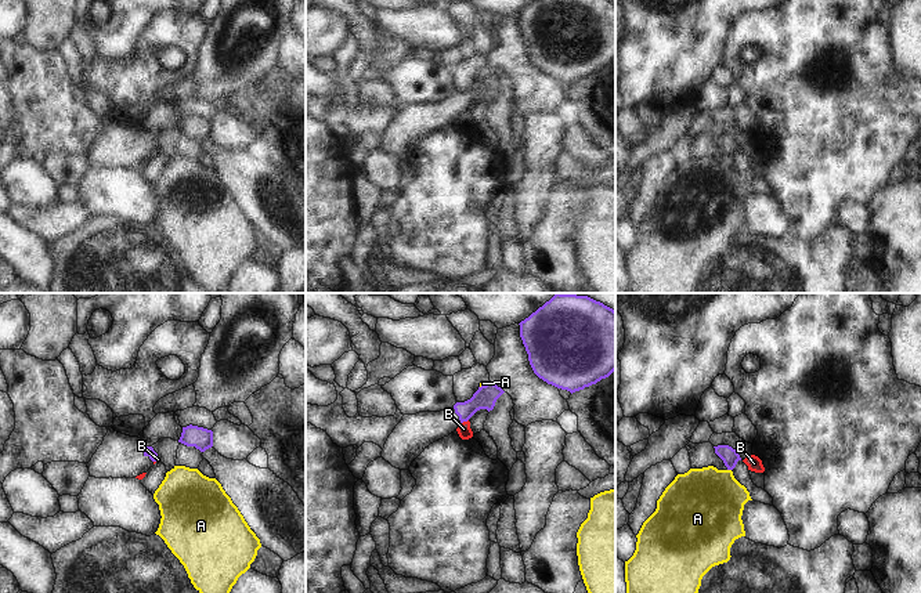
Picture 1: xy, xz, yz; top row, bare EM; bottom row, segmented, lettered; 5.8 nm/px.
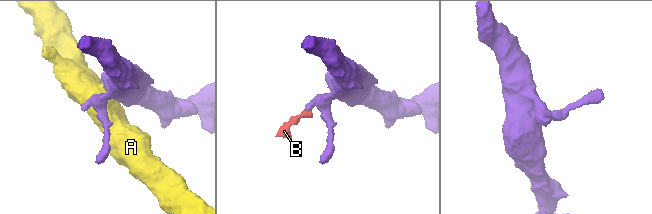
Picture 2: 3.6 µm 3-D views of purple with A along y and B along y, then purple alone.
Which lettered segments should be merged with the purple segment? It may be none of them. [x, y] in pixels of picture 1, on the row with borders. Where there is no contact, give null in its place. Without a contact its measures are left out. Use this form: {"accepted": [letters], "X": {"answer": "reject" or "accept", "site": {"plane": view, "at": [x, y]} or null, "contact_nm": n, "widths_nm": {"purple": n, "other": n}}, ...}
{"accepted": [], "A": {"answer": "reject", "site": {"plane": "yz", "at": [729, 469]}, "contact_nm": 30, "widths_nm": {"purple": 90, "other": 440}}, "B": {"answer": "reject", "site": {"plane": "xz", "at": [463, 420]}, "contact_nm": 50, "widths_nm": {"purple": 130, "other": 80}}}

